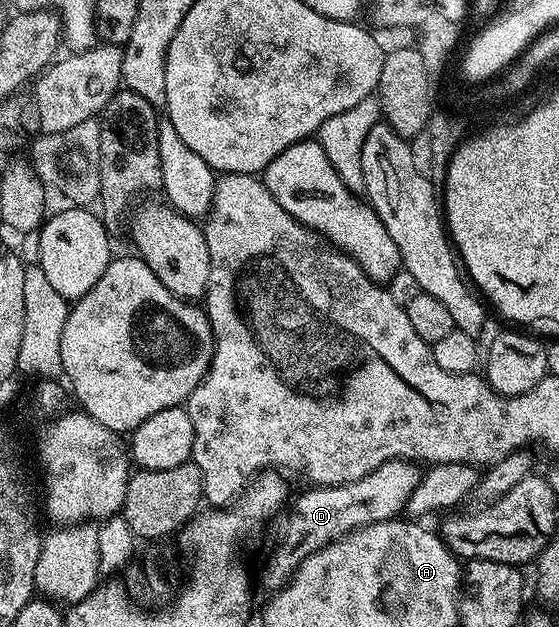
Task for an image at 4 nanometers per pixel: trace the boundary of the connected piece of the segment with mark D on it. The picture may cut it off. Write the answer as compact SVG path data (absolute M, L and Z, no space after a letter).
M392 460L383 462L379 470L373 470L359 482L347 482L330 488L310 487L310 492L303 493L298 500L296 497L288 505L287 511L276 517L277 541L273 544L273 553L261 576L262 586L269 588L268 590L283 588L292 580L301 563L311 558L311 554L323 550L323 546L363 526L398 519L405 512L405 503L409 501L411 494L415 494L415 486L419 486L422 475L422 469L414 461Z

